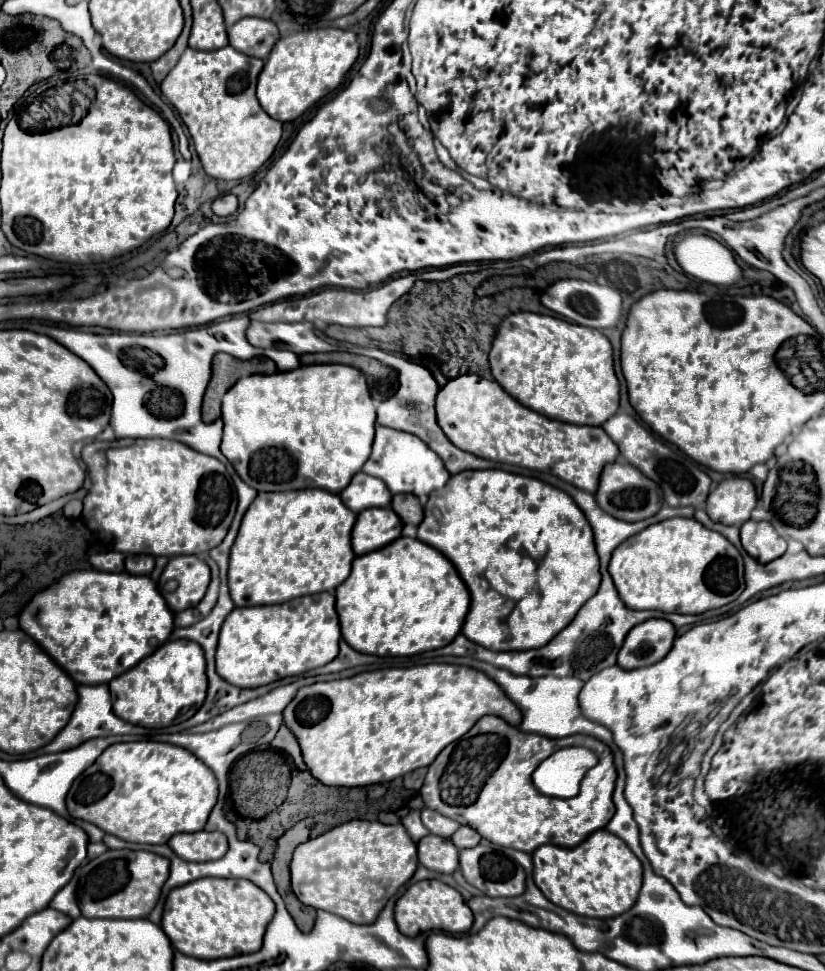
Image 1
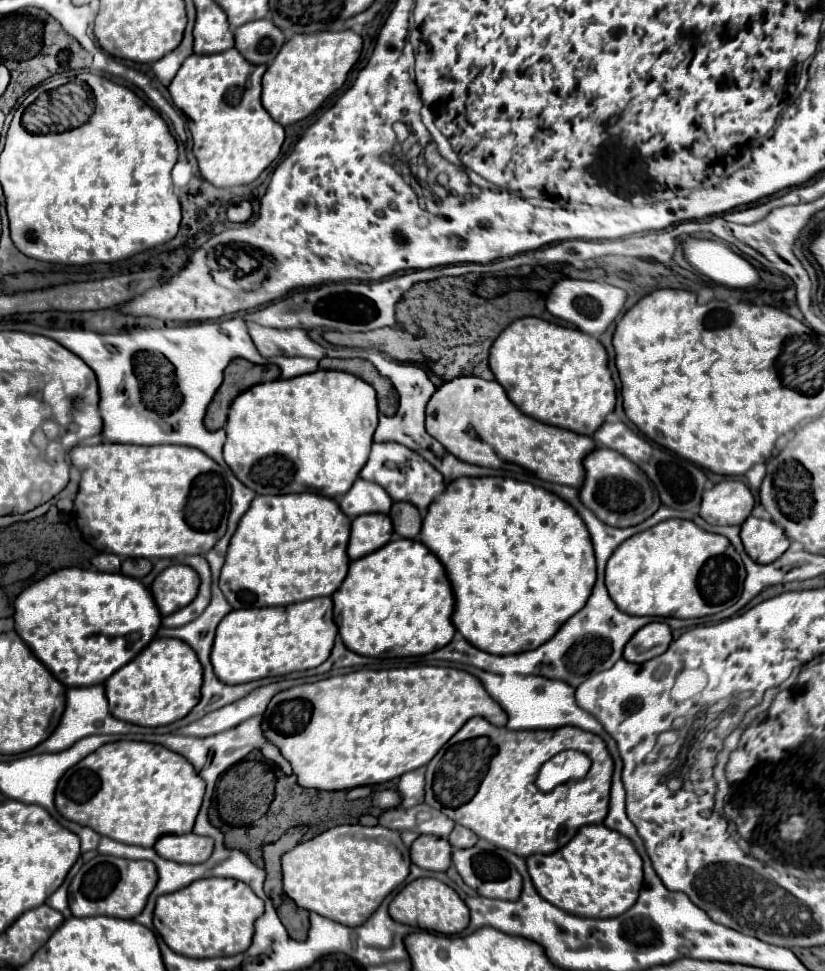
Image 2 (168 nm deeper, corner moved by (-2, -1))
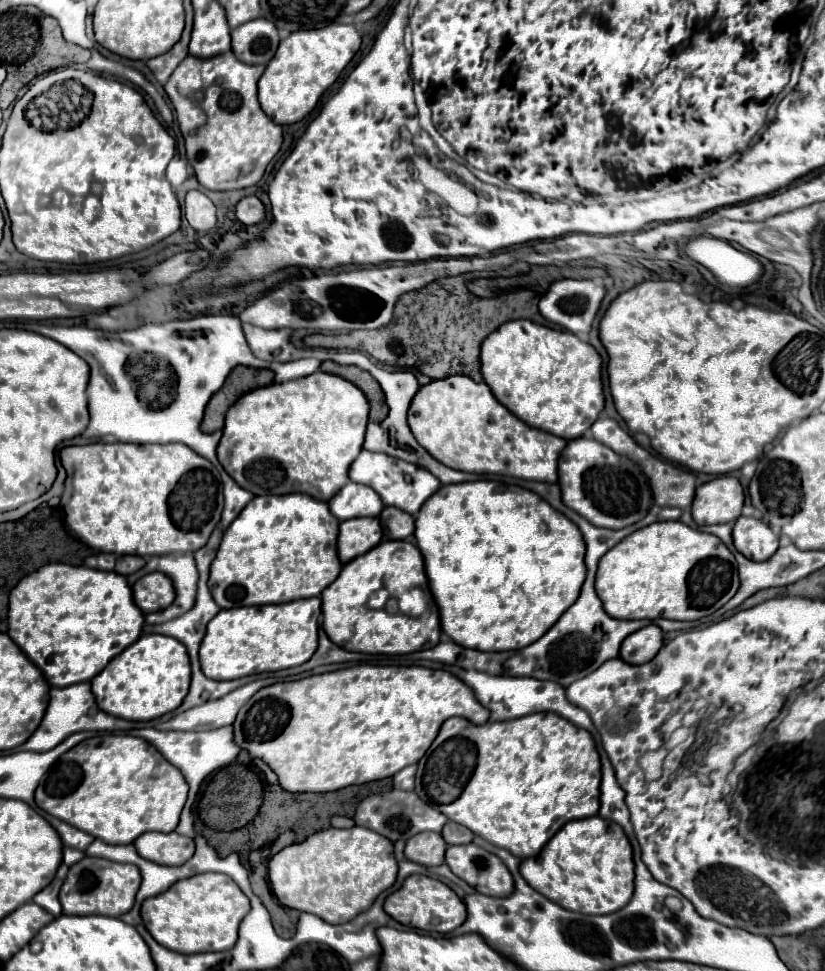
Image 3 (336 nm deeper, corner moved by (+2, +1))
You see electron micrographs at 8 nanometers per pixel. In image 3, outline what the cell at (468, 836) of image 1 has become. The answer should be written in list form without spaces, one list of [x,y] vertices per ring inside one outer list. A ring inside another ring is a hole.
[[[448,821],[444,825],[444,829],[442,829],[442,837],[444,837],[444,841],[448,845],[464,845],[464,843],[470,843],[472,841],[474,833],[470,829],[454,823],[454,821]]]

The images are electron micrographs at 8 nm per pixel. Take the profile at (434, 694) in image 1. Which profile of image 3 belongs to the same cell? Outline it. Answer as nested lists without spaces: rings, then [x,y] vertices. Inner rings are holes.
[[[354,665],[332,673],[262,687],[238,711],[232,727],[234,743],[246,749],[250,757],[262,759],[278,775],[282,789],[290,793],[326,793],[348,785],[386,779],[410,763],[418,763],[438,735],[440,725],[450,717],[466,717],[468,721],[482,725],[488,721],[488,715],[490,713],[478,703],[472,689],[448,671]]]

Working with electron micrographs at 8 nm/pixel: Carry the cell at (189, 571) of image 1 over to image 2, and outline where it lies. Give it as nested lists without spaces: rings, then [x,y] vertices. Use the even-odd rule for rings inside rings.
[[[170,565],[152,583],[150,591],[162,615],[170,615],[194,601],[200,575],[190,565]]]

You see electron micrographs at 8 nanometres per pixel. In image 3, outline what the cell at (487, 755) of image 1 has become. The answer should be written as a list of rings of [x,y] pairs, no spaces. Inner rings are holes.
[[[532,713],[522,719],[474,725],[462,717],[446,719],[438,737],[418,763],[418,797],[448,819],[468,827],[496,847],[508,849],[514,857],[536,857],[556,831],[572,819],[598,813],[600,807],[600,757],[592,735],[586,729],[554,713]]]

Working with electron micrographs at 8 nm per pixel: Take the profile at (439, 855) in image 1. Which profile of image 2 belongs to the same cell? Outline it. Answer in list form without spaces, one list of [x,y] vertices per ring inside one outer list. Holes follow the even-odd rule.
[[[420,835],[410,847],[412,863],[428,871],[448,871],[452,865],[452,847],[446,839],[434,835]]]

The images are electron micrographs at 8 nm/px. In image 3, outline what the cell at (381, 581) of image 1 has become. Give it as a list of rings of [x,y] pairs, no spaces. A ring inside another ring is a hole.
[[[384,541],[362,557],[346,563],[336,581],[322,591],[322,617],[322,627],[330,641],[358,653],[406,655],[434,647],[440,641],[438,607],[428,589],[422,555],[410,541]]]

